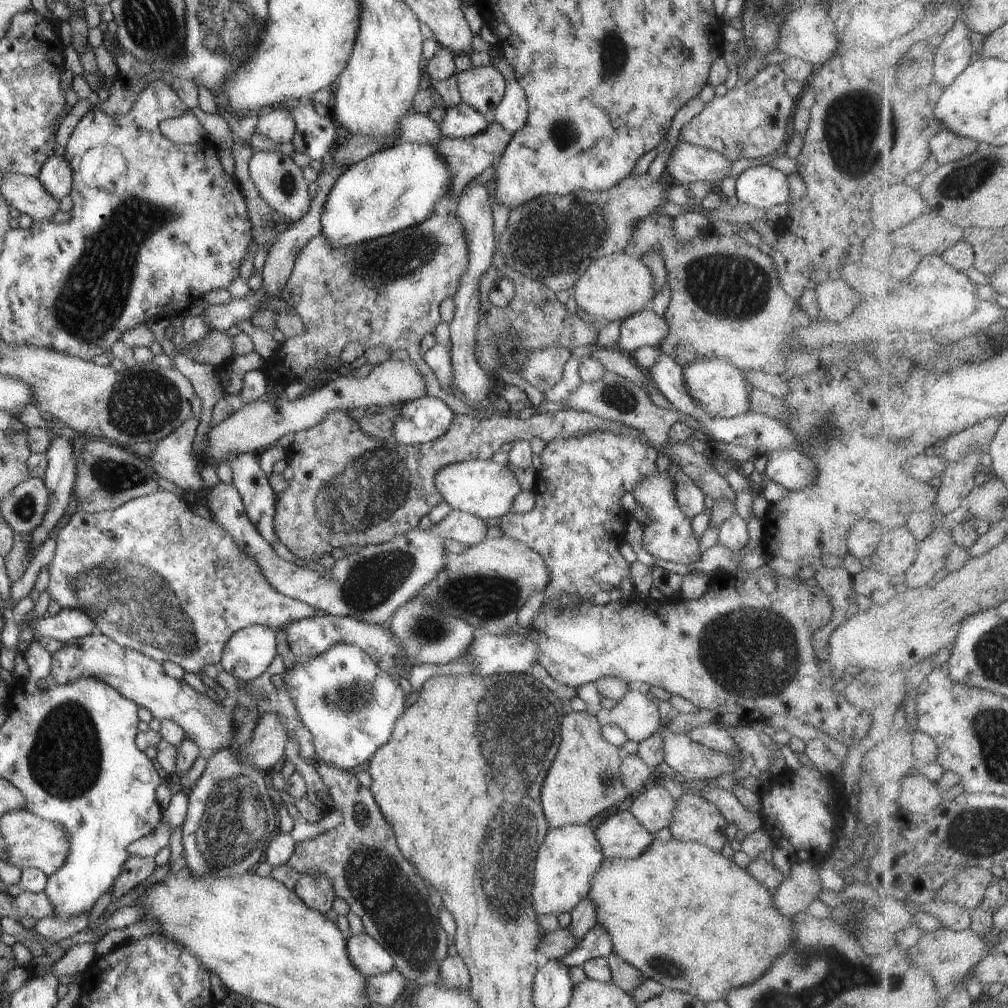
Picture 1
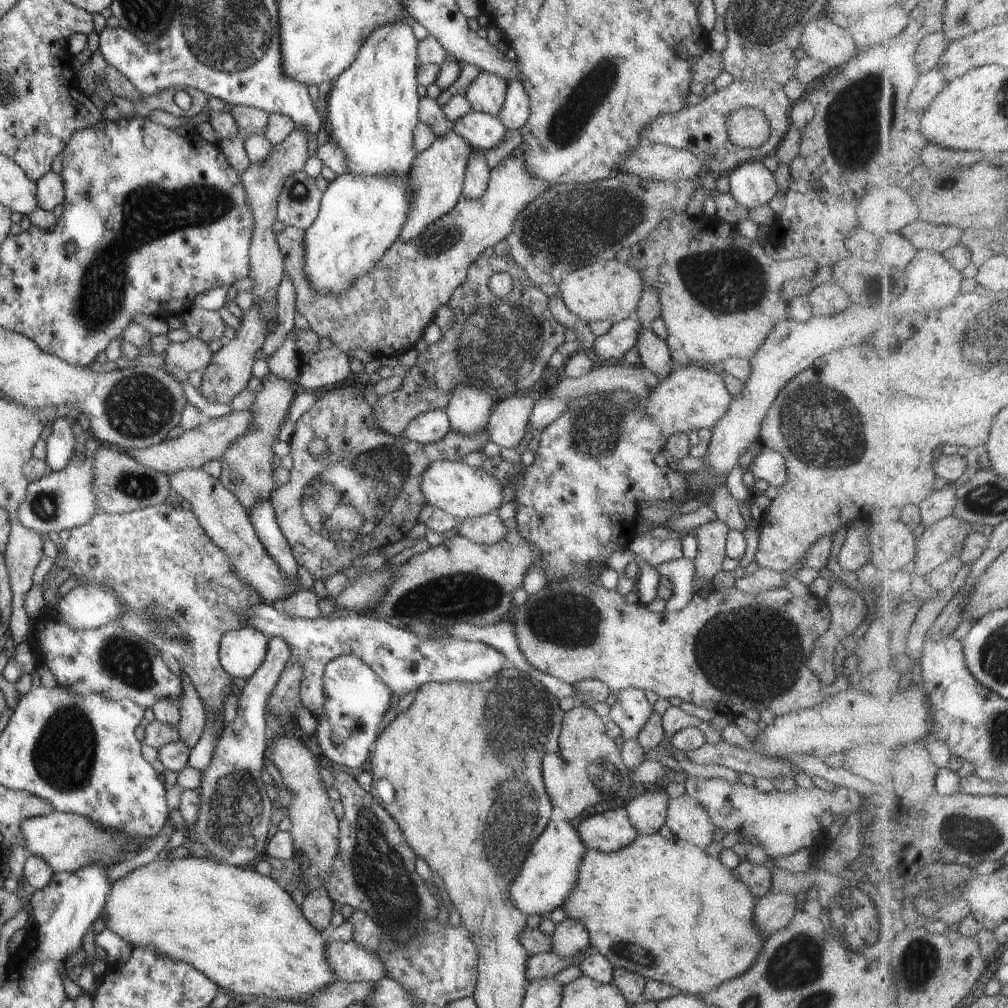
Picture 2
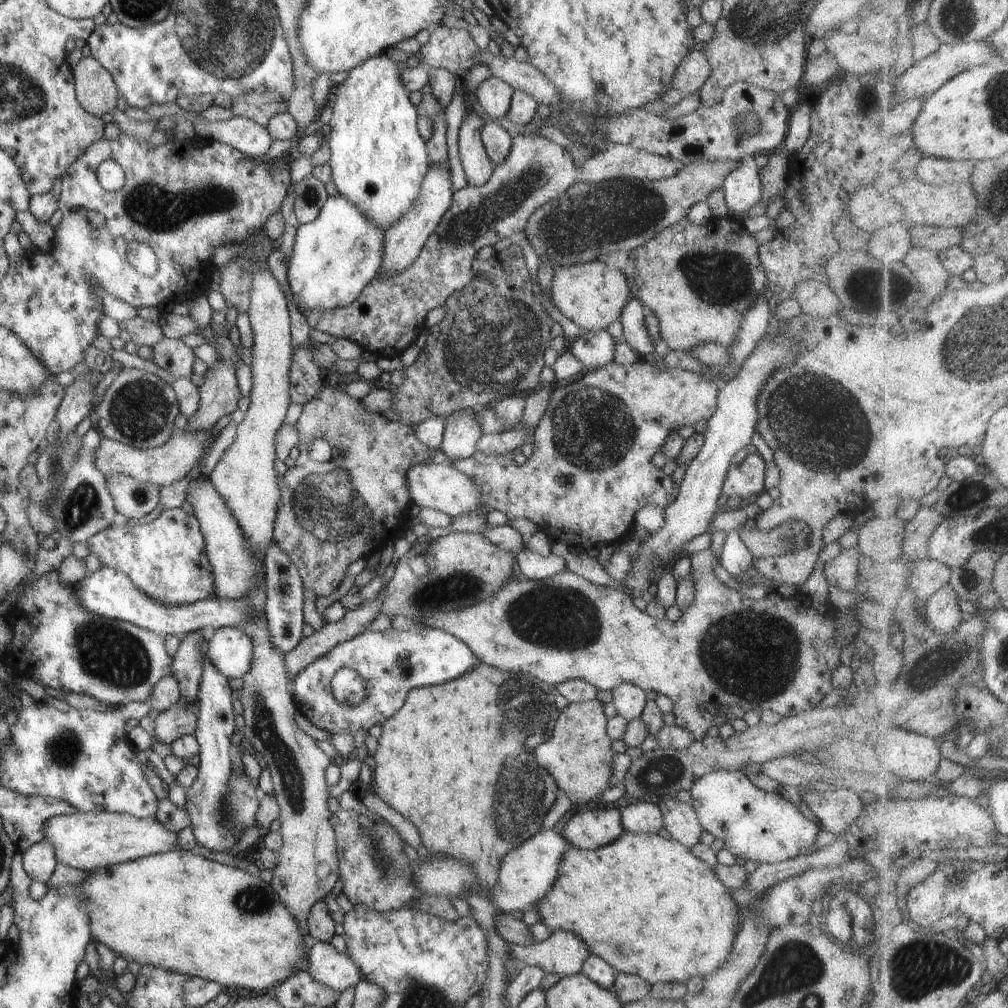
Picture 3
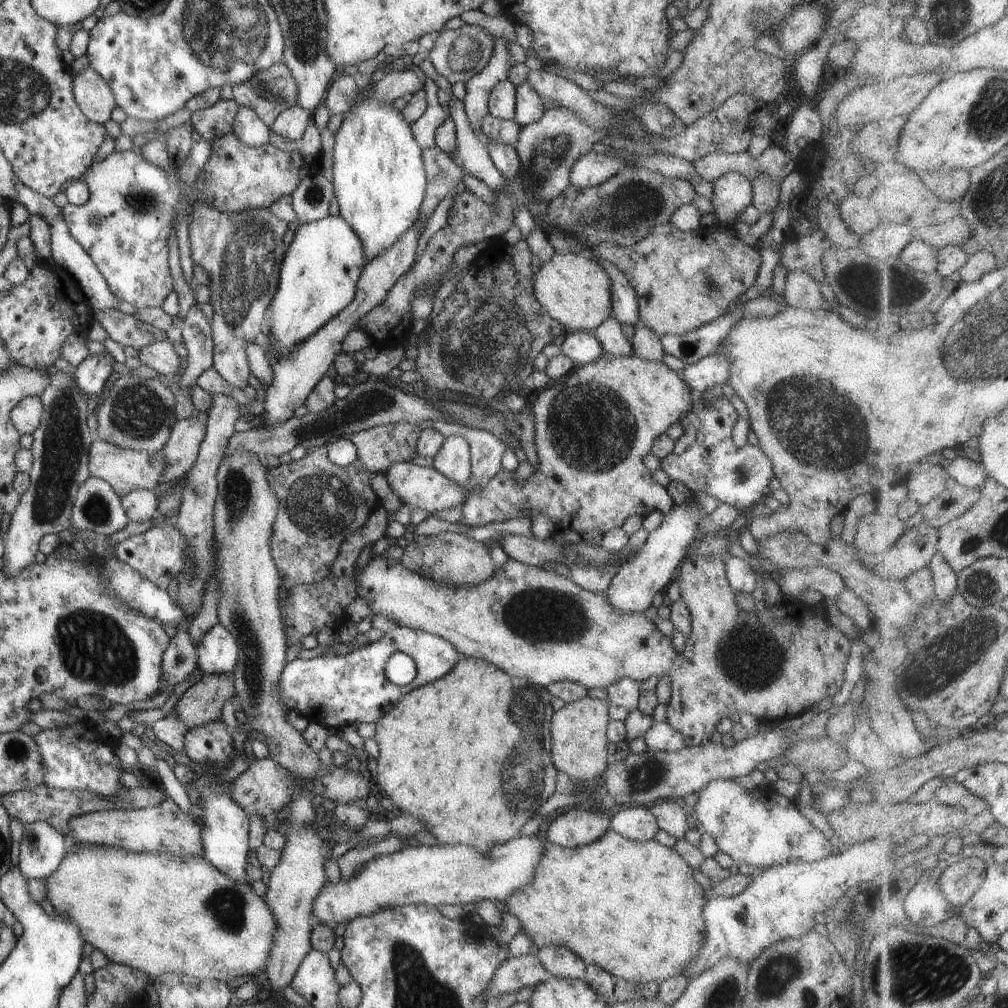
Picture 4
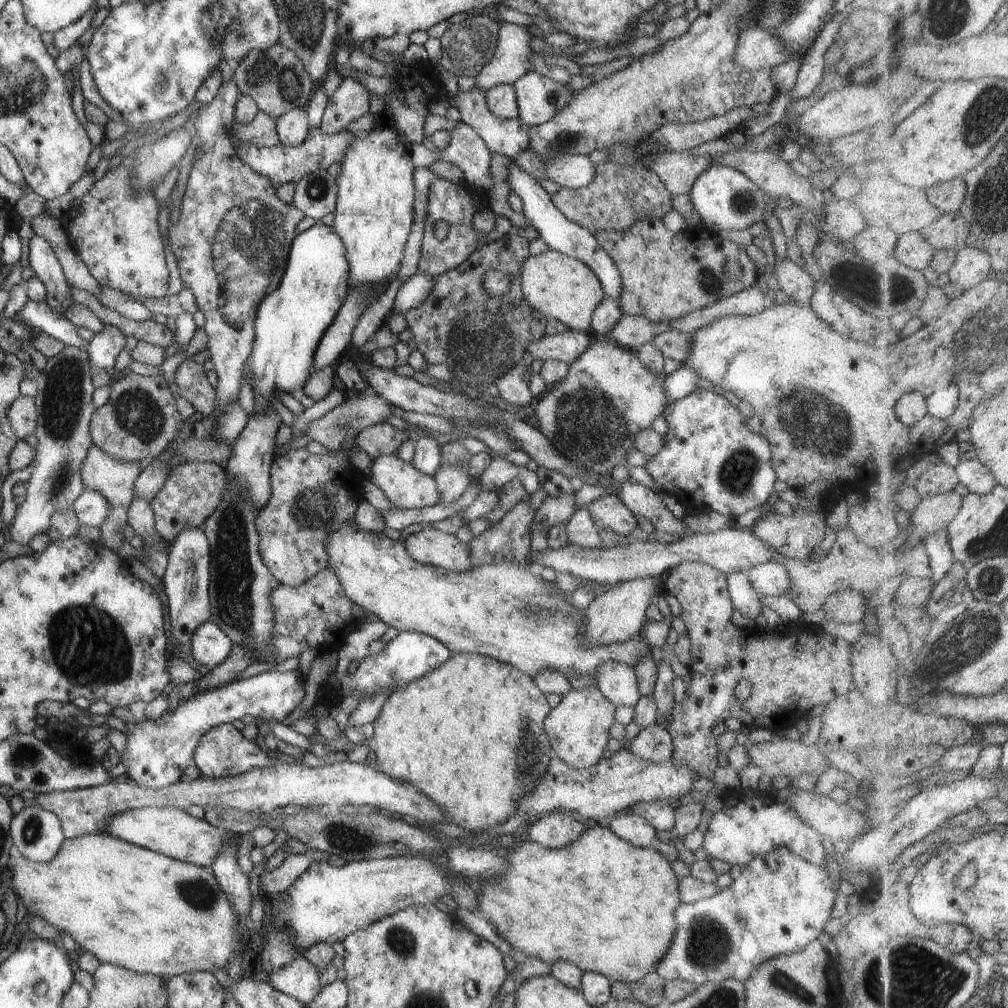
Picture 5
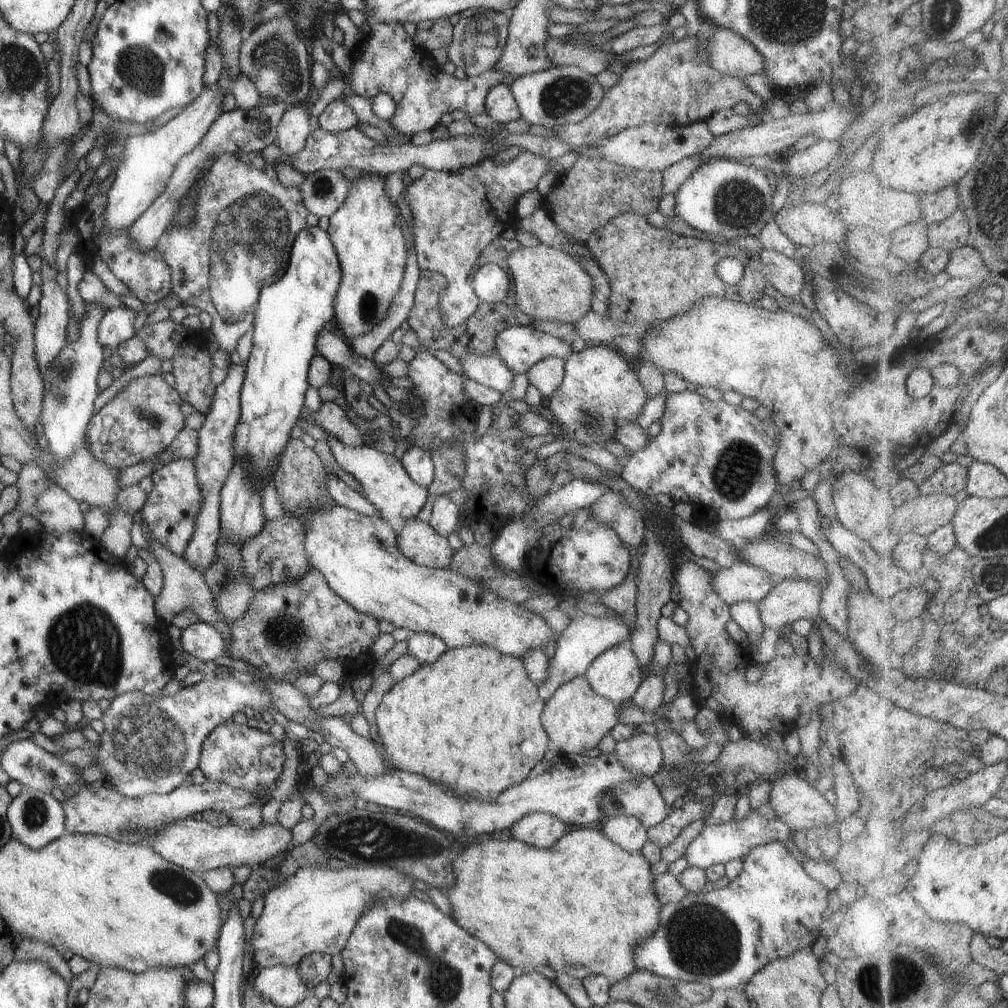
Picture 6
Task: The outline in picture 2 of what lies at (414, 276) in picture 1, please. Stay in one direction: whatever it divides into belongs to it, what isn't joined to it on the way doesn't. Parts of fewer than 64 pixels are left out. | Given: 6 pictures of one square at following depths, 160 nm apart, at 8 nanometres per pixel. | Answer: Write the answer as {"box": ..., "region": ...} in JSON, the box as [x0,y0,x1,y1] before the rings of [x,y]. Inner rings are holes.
{"box":[277,156,549,358],"region":[[[507,156],[503,162],[490,170],[487,188],[479,198],[469,200],[461,195],[451,210],[447,210],[446,214],[431,222],[409,242],[401,242],[399,238],[393,240],[391,246],[383,252],[383,256],[371,266],[371,270],[361,274],[345,292],[336,296],[317,294],[315,290],[309,288],[303,274],[305,230],[284,226],[283,231],[277,234],[277,245],[283,258],[283,272],[291,279],[294,288],[295,311],[307,321],[309,328],[317,334],[317,337],[327,338],[340,352],[346,354],[348,351],[361,349],[374,358],[397,358],[403,352],[414,348],[416,342],[422,338],[425,328],[434,319],[437,308],[446,305],[454,289],[466,278],[469,264],[482,255],[487,247],[493,247],[505,239],[511,232],[513,218],[527,206],[527,202],[531,202],[535,196],[549,188],[545,180],[533,178],[525,172],[523,158]]]}

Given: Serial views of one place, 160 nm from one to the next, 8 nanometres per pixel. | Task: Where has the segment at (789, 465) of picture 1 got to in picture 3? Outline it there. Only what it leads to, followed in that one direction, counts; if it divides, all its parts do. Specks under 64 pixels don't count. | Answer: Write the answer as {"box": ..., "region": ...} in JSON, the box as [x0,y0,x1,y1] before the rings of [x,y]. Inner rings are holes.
{"box":[721,453,765,503],"region":[[[758,453],[748,456],[735,466],[731,465],[721,486],[723,496],[739,496],[743,503],[751,501],[762,489],[765,462]]]}

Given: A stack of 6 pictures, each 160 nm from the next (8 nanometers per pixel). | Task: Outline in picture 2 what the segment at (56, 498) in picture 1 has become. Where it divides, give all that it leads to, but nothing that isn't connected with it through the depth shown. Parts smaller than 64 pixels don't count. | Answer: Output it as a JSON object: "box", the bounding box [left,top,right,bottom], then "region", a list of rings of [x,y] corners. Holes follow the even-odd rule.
{"box":[44,417,76,472],"region":[[[62,417],[57,418],[51,424],[51,432],[45,440],[46,456],[44,459],[49,472],[59,471],[69,464],[76,439],[71,431],[72,422],[72,420]]]}

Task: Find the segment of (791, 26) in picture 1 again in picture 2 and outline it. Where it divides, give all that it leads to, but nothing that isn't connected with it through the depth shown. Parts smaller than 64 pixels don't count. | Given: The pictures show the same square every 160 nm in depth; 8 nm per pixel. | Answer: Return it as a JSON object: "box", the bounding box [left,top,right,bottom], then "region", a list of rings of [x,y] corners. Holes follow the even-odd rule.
{"box":[799,13,858,70],"region":[[[825,13],[803,26],[799,46],[805,57],[825,64],[830,70],[845,64],[858,51],[848,30],[837,26]]]}

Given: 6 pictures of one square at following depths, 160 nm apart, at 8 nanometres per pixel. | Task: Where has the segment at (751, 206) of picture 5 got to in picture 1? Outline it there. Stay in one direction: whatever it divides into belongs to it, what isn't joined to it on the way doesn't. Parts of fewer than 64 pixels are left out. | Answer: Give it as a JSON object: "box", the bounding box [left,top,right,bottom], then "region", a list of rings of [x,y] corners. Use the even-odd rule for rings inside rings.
{"box":[735,165,790,211],"region":[[[768,165],[751,166],[737,176],[735,197],[739,203],[764,211],[787,204],[790,197],[786,176]]]}

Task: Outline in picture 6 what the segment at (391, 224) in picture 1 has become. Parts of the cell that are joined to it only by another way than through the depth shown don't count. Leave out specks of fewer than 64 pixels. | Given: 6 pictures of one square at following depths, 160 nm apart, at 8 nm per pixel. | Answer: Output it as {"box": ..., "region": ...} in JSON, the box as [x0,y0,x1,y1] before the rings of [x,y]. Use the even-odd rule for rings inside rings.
{"box":[232,225,340,488],"region":[[[305,225],[301,230],[297,231],[295,235],[294,241],[291,243],[291,250],[289,251],[289,260],[287,261],[287,268],[284,270],[284,273],[275,280],[275,282],[269,285],[263,285],[260,290],[257,304],[255,305],[254,310],[254,323],[253,327],[253,335],[252,335],[252,348],[249,352],[249,356],[247,362],[244,364],[245,372],[244,379],[240,388],[240,411],[239,418],[237,419],[234,431],[232,432],[232,464],[233,459],[238,463],[240,470],[246,475],[248,482],[251,485],[258,485],[259,487],[265,488],[268,483],[268,475],[272,470],[274,465],[278,466],[278,462],[280,461],[280,456],[286,447],[287,441],[290,438],[290,430],[295,426],[295,422],[297,422],[297,418],[300,418],[300,412],[303,408],[302,402],[304,399],[304,392],[309,387],[309,383],[307,382],[307,369],[309,366],[310,358],[315,354],[315,339],[319,329],[323,325],[329,325],[333,321],[333,311],[332,311],[332,302],[339,286],[340,279],[340,266],[337,255],[335,254],[333,245],[329,240],[329,235],[326,231],[319,229],[319,227],[315,226],[307,226]]]}

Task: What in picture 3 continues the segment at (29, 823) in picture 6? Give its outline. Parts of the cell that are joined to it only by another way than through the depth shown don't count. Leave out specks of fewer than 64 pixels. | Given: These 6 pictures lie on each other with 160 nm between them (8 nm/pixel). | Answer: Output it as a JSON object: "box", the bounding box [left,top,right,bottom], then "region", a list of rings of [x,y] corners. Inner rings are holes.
{"box":[22,837,56,884],"region":[[[43,837],[27,850],[22,850],[22,864],[30,881],[45,884],[56,865],[51,842]]]}

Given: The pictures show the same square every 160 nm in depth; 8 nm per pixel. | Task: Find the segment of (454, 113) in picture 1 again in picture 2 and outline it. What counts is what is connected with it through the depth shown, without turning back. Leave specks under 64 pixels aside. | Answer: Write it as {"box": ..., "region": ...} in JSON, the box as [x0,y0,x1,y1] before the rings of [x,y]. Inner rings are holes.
{"box":[451,111,506,152],"region":[[[476,111],[453,121],[451,130],[471,147],[483,152],[495,148],[506,131],[497,117]]]}

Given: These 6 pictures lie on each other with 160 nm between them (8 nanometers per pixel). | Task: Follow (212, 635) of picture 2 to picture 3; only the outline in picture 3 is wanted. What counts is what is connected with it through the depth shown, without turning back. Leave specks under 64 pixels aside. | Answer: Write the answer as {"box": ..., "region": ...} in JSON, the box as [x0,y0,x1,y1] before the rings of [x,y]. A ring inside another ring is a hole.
{"box":[85,508,239,853],"region":[[[180,508],[163,509],[157,518],[147,523],[139,522],[137,519],[131,521],[122,517],[117,518],[107,528],[89,536],[85,542],[89,554],[99,560],[99,566],[123,572],[143,596],[153,598],[163,606],[185,606],[197,600],[213,597],[213,570],[207,560],[205,542],[198,521]],[[206,650],[201,652],[201,675],[196,696],[197,721],[194,738],[199,746],[198,774],[185,792],[184,808],[190,820],[193,836],[197,844],[203,848],[226,853],[238,841],[239,834],[231,834],[229,826],[221,826],[221,800],[227,788],[227,780],[231,774],[229,761],[230,738],[235,730],[232,713],[231,692],[228,679],[215,670],[215,666],[207,660]]]}

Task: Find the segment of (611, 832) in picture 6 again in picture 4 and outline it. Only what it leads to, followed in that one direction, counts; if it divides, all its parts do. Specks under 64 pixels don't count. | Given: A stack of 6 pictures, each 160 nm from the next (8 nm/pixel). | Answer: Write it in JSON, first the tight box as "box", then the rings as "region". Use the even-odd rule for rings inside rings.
{"box":[608,807,658,841],"region":[[[647,807],[623,808],[611,816],[608,828],[632,841],[648,841],[653,839],[658,826],[655,817]]]}

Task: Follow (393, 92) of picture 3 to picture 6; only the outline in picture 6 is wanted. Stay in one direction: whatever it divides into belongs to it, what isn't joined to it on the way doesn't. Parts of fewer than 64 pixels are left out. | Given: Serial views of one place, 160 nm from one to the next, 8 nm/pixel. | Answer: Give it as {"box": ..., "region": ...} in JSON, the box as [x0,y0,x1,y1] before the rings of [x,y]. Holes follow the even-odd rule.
{"box":[326,172,408,343],"region":[[[371,172],[350,183],[343,204],[331,214],[326,229],[340,266],[339,286],[332,302],[334,327],[347,339],[347,343],[355,337],[372,331],[378,322],[386,317],[388,307],[399,288],[408,255],[403,234],[399,230],[395,208],[386,197],[384,180],[381,182],[379,177],[381,176]]]}

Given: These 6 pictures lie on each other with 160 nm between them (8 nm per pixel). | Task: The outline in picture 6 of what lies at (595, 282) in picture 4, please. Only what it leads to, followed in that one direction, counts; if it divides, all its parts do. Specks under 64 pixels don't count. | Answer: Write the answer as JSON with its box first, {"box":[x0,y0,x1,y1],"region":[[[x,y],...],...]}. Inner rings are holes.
{"box":[505,243,591,324],"region":[[[541,243],[535,247],[517,247],[507,255],[505,268],[517,308],[533,320],[575,324],[591,309],[591,278],[566,252]]]}

